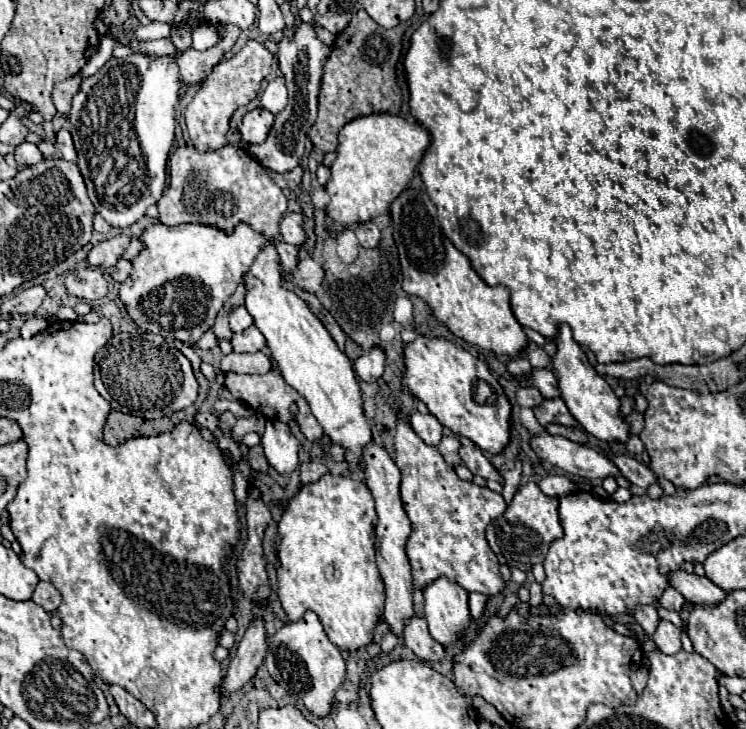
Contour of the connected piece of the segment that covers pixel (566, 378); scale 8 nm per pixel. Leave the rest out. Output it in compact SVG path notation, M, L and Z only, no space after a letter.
M559 326L557 336L557 354L553 358L553 370L559 380L561 396L569 408L569 412L575 416L575 420L595 438L605 442L627 442L629 440L629 424L625 418L621 418L621 402L615 396L613 388L595 372L595 368L589 364L585 352L581 346L573 340L569 326Z

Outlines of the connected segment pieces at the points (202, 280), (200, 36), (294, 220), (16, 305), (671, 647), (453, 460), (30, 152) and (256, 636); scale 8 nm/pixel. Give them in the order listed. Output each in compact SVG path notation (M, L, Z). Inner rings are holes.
M239 222L229 234L207 224L179 224L173 228L165 224L153 224L143 232L141 240L145 242L145 250L141 250L137 258L133 258L133 272L121 284L119 296L127 306L129 316L143 330L155 332L163 338L177 338L187 344L197 342L201 334L213 326L213 320L223 302L235 292L237 284L243 280L243 274L251 268L253 260L265 246L265 236L243 222Z
M203 22L195 32L193 32L193 48L195 50L207 50L219 42L217 28L209 22Z
M287 214L287 216L283 216L281 222L279 222L279 230L281 230L281 238L287 244L301 246L307 240L305 230L303 230L303 214Z
M31 286L27 290L21 290L15 296L7 298L1 306L1 312L5 312L5 310L11 312L11 314L19 312L23 316L35 314L35 310L41 306L45 296L47 296L47 290L43 286Z
M661 620L659 628L655 630L655 634L651 636L651 640L655 642L655 646L663 652L663 654L675 654L681 652L681 630L675 628L671 622Z
M443 436L443 440L441 440L441 442L439 442L439 446L437 446L437 450L439 450L439 452L441 452L441 456L445 458L445 462L447 462L447 464L451 464L453 468L461 464L459 454L457 454L459 446L461 446L461 442L457 440L457 436Z
M23 142L15 148L15 160L19 166L33 166L33 164L39 164L43 160L43 154L39 152L39 148L35 144Z
M255 616L243 636L243 640L237 646L237 654L229 664L229 670L225 672L221 692L231 694L235 690L241 690L245 682L249 682L257 668L261 666L263 658L267 654L267 634L265 634L265 620Z

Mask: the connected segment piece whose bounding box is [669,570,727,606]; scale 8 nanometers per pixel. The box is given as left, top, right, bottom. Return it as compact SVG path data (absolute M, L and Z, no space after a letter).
M683 570L671 572L669 582L671 582L671 586L675 586L685 596L685 600L693 602L695 606L697 604L713 606L713 604L723 602L727 596L727 592L721 590L719 586L715 586L709 578L697 576L697 574L687 574Z

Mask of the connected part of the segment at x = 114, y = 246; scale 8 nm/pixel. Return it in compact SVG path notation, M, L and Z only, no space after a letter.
M119 234L119 236L113 236L97 246L93 246L93 250L89 252L89 264L95 266L95 268L111 268L117 264L117 260L123 256L123 252L127 250L131 238L125 236L125 234Z

